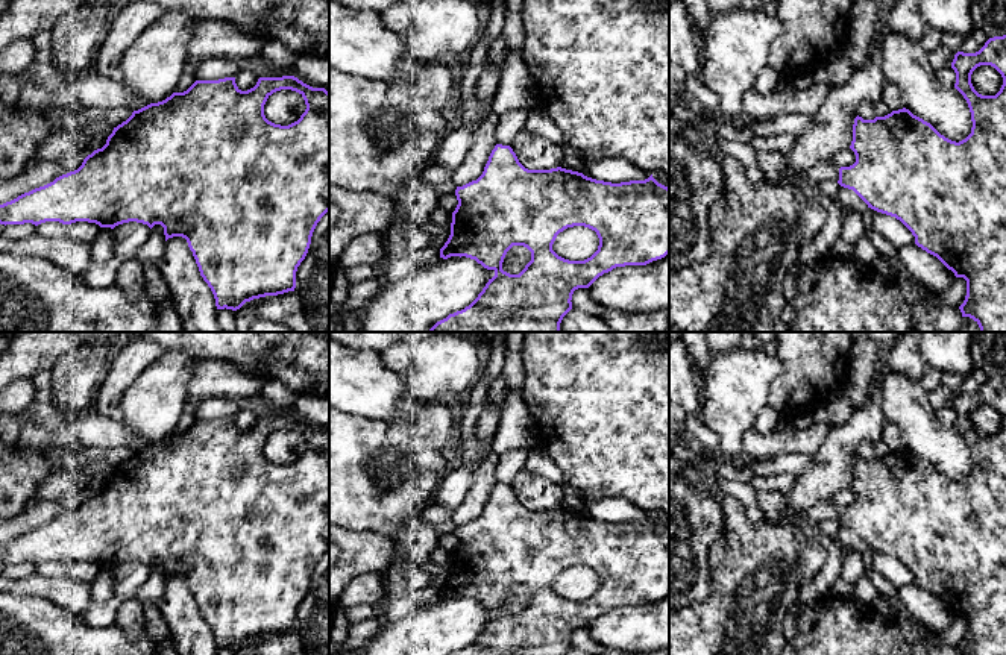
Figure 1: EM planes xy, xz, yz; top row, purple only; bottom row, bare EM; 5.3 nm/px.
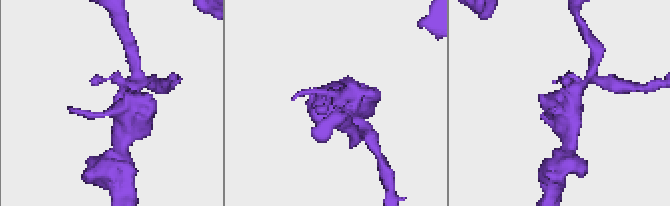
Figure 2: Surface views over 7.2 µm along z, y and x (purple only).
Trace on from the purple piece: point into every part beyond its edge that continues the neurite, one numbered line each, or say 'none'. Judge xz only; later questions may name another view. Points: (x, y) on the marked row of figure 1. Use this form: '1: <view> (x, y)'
1: xz (510, 123)

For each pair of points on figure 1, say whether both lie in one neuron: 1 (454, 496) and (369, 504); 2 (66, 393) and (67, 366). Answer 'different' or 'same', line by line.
1: different
2: same

